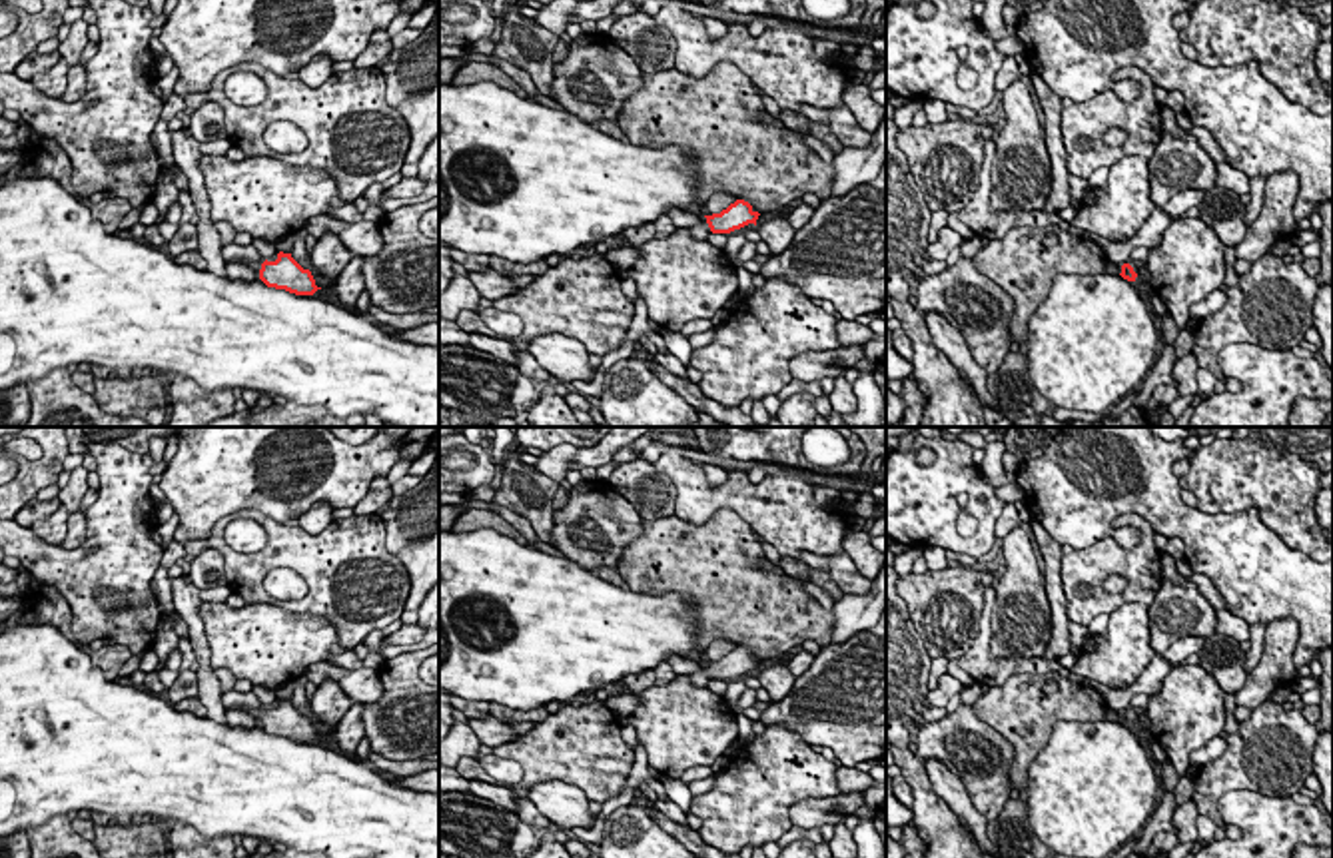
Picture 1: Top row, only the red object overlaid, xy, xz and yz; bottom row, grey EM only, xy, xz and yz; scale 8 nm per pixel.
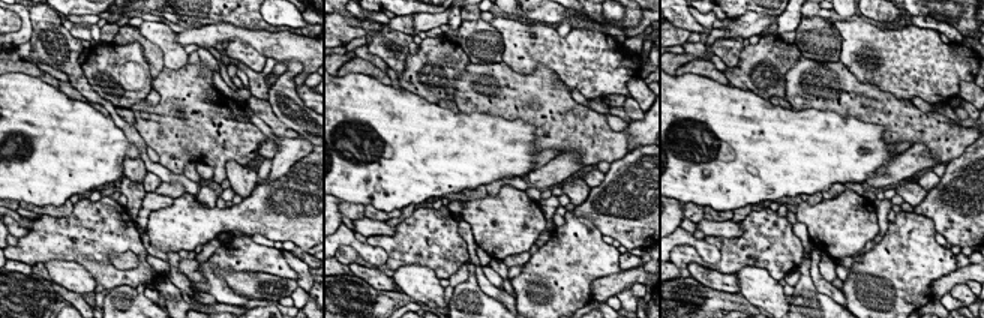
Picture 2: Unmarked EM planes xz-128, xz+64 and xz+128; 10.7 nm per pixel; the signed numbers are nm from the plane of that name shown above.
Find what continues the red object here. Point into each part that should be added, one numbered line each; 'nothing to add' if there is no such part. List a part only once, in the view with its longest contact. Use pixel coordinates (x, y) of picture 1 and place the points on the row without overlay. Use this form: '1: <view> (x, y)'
1: xz (701, 677)

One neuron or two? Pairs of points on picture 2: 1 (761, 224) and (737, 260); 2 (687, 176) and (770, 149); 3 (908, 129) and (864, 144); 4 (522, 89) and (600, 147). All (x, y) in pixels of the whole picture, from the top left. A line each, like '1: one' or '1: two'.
1: one
2: one
3: two
4: one

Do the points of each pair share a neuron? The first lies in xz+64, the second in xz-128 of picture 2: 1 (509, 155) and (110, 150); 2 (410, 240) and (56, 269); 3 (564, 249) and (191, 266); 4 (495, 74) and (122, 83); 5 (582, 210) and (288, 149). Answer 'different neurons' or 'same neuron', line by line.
1: same neuron
2: different neurons
3: different neurons
4: different neurons
5: different neurons

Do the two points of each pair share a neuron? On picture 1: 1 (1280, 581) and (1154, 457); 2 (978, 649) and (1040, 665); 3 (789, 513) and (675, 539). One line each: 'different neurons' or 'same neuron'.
1: same neuron
2: same neuron
3: different neurons

